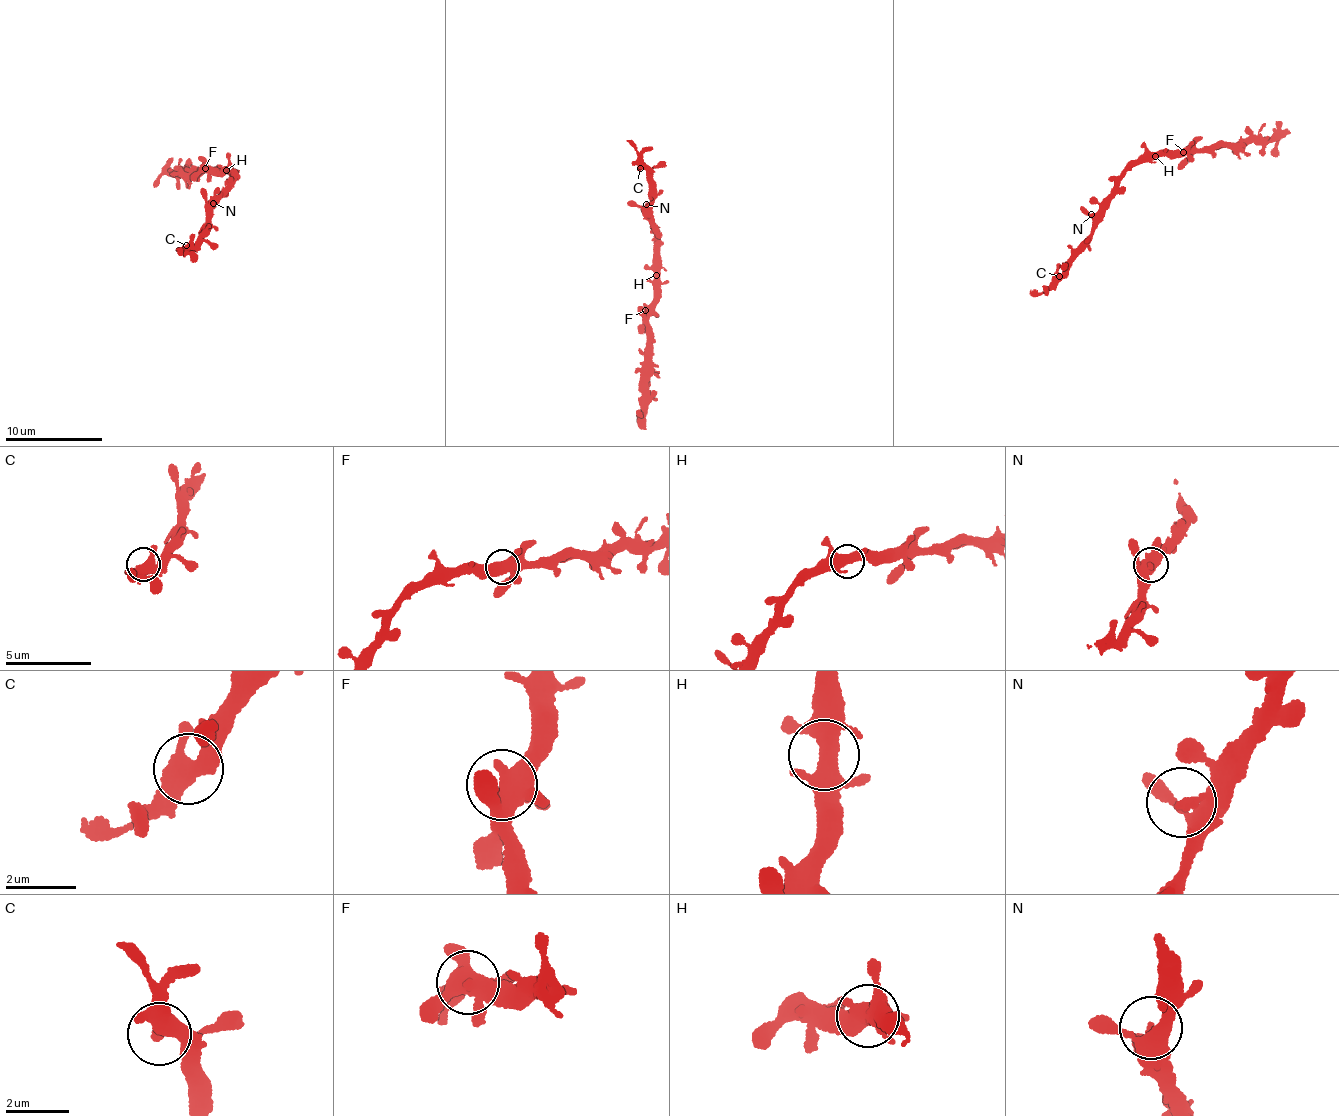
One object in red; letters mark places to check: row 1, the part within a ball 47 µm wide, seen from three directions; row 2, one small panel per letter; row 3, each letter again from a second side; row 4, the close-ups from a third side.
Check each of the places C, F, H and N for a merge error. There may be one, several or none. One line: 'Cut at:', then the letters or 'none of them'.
Cut at: none of them

